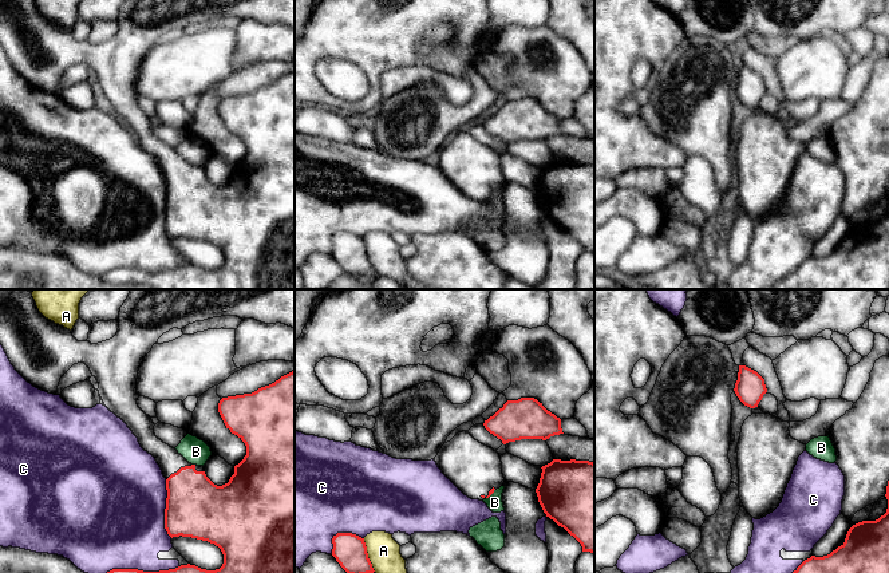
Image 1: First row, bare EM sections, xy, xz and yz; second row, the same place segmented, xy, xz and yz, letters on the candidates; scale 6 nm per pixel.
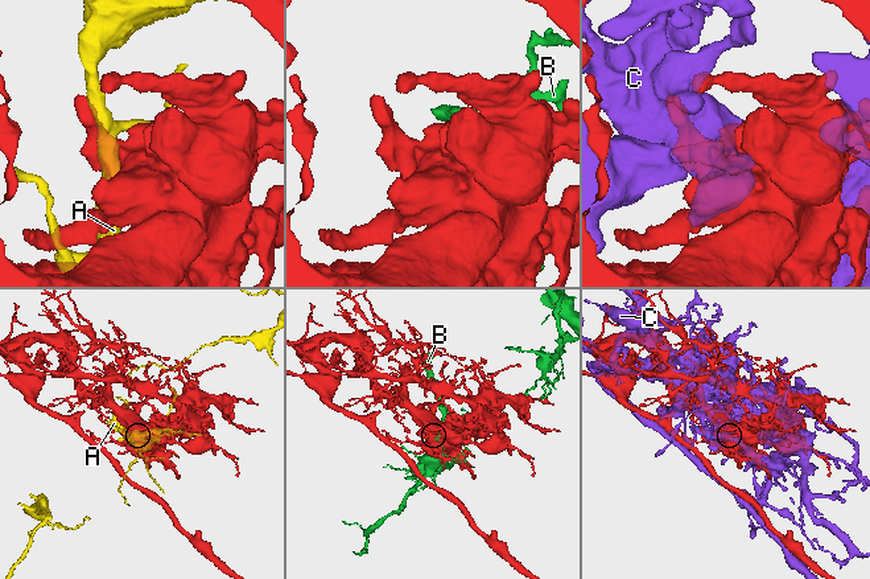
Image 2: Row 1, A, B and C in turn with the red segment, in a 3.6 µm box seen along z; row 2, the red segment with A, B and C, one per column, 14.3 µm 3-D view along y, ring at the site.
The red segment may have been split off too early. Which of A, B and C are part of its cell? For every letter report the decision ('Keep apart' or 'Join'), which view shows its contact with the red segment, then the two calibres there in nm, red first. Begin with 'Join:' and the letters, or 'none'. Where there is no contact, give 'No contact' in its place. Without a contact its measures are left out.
Join: none
A: Keep apart. Touches red in xz. Thickness 200 nm (red) against 190 nm
B: Keep apart. Touches red in xy. Thickness 360 nm (red) against 160 nm
C: Keep apart. Touches red in xy. Thickness 360 nm (red) against 500 nm

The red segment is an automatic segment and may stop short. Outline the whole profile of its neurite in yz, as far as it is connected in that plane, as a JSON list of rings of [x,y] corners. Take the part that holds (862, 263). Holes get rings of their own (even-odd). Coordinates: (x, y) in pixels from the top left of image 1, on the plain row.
[[[889,181],[885,197],[888,209],[884,216],[853,225],[841,246],[827,256],[805,260],[773,289],[889,289]]]

